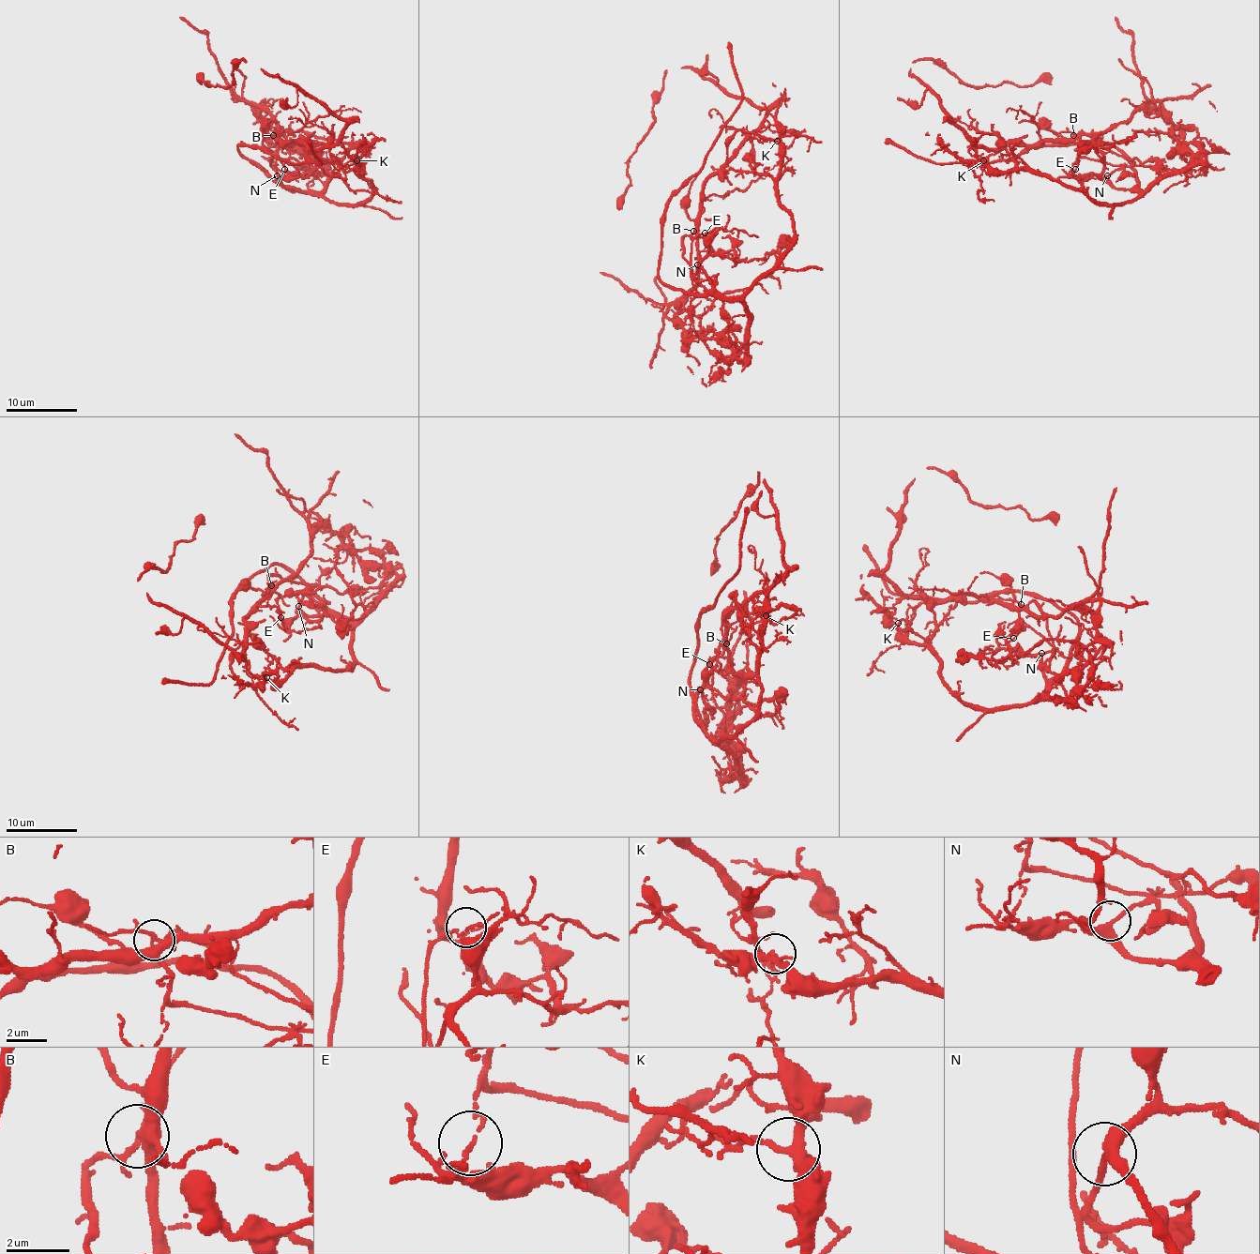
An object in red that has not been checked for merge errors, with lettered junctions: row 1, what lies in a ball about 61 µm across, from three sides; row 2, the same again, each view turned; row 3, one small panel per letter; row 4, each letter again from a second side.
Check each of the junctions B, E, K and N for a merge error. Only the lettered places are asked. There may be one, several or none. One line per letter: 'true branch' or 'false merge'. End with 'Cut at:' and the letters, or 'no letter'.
B: false merge
E: false merge
K: true branch
N: true branch
Cut at: B, E

